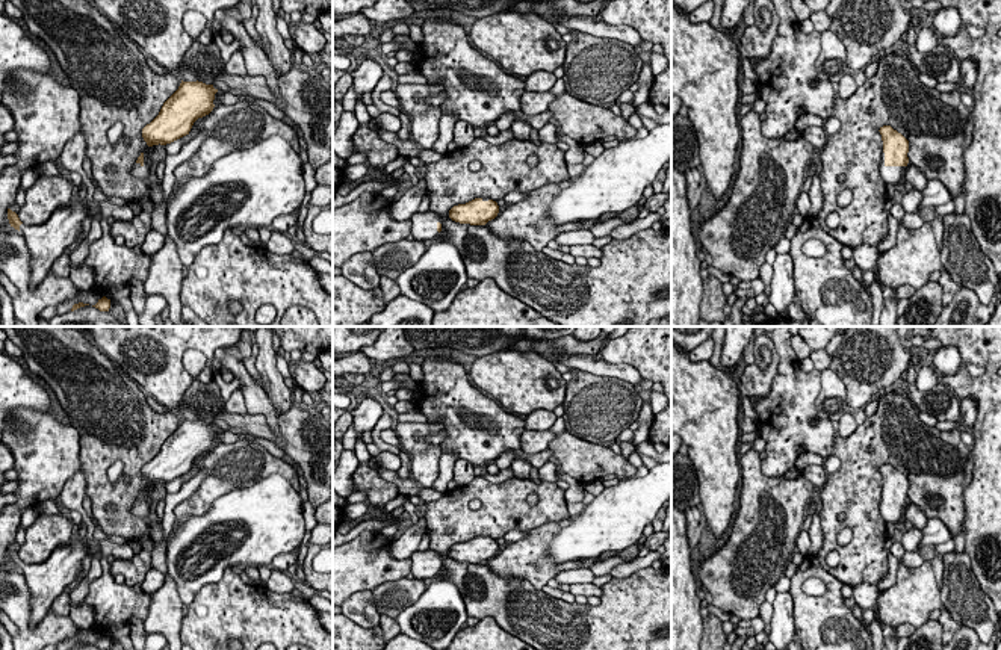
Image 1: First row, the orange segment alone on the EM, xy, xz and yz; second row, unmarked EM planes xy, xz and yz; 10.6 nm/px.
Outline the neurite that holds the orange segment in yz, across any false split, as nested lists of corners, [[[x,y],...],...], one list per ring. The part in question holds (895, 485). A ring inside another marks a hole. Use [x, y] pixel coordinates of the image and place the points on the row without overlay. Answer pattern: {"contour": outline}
{"contour": [[[883,464],[879,470],[883,479],[880,514],[886,523],[897,523],[904,518],[909,479],[891,464]]]}

